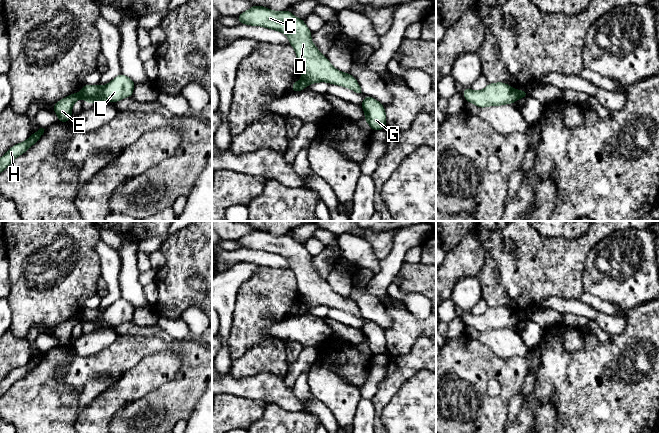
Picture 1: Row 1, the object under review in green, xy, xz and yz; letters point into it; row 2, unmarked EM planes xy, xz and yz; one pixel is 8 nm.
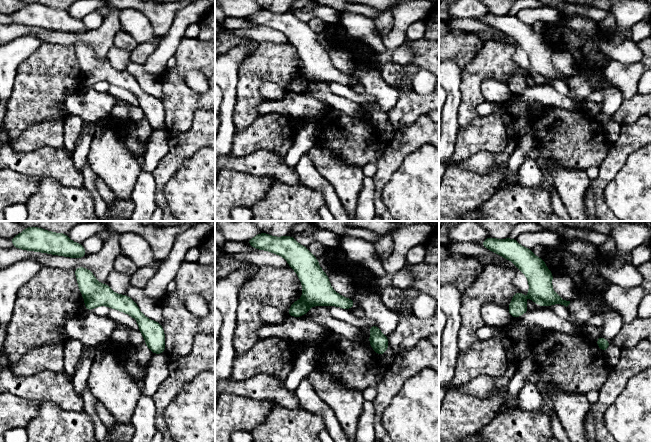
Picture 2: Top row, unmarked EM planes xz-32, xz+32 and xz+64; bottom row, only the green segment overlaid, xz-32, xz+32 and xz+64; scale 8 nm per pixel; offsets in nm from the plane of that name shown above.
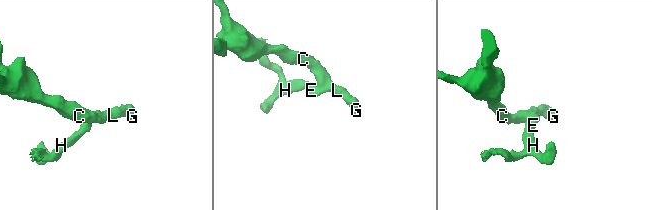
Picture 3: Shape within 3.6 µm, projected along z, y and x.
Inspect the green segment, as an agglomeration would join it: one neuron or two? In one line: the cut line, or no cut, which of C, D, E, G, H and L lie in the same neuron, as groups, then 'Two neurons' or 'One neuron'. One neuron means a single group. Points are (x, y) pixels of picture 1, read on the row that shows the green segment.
Split along xz (302, 78), (308, 84). Groups: C D G L / E H. Two neurons

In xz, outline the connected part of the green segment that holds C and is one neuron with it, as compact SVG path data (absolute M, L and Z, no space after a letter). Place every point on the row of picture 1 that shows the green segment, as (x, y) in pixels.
M253 5L238 15L237 20L245 25L261 26L279 31L289 37L294 48L303 79L307 84L327 82L362 93L355 77L335 69L325 55L322 55L311 40L312 32L304 20L295 17L290 10L273 11Z

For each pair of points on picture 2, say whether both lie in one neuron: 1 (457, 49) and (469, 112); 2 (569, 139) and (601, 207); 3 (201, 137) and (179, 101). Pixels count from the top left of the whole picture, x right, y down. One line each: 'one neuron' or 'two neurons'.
1: two neurons
2: two neurons
3: two neurons

